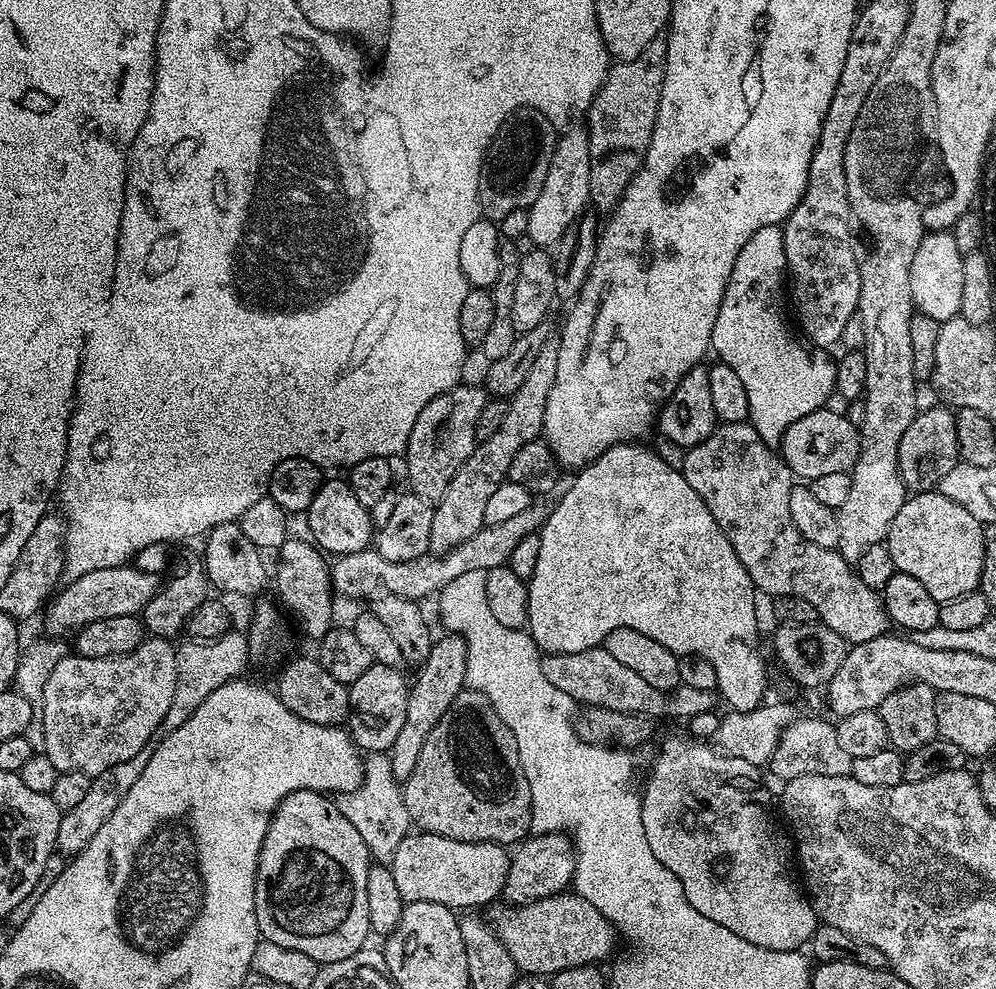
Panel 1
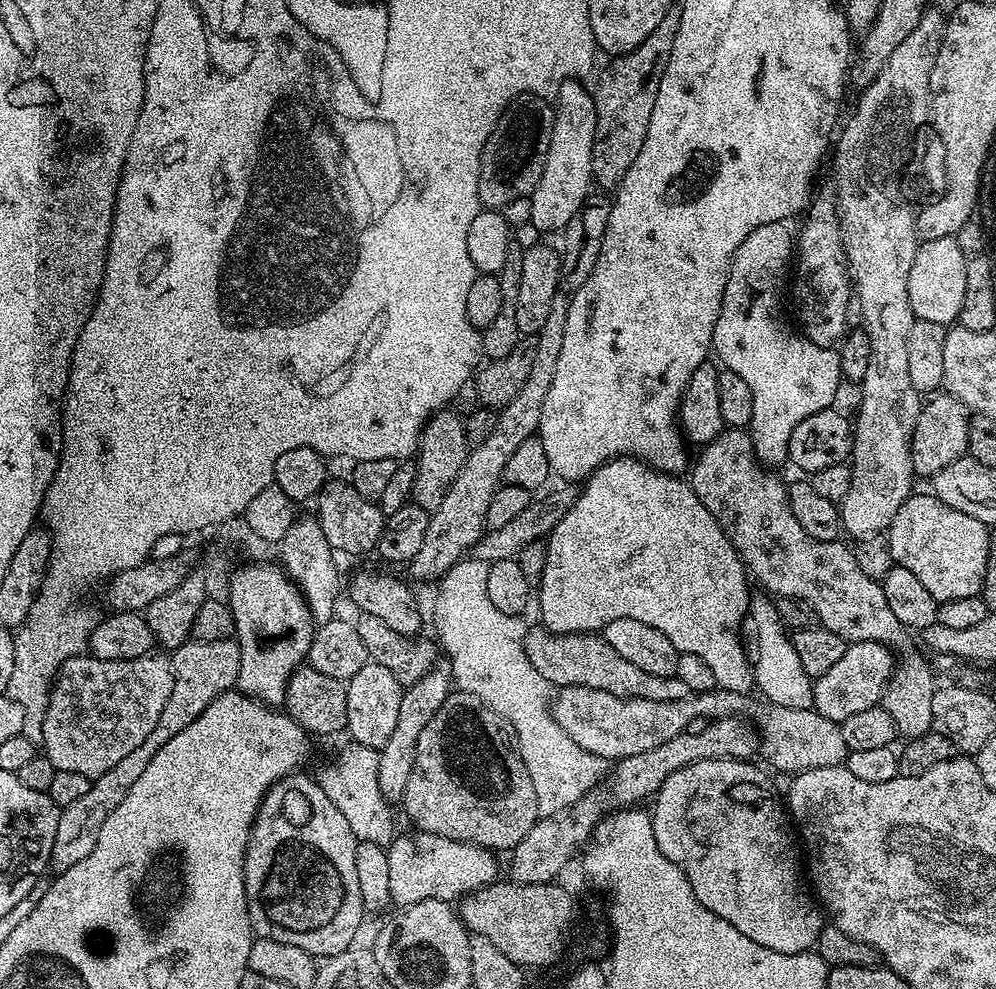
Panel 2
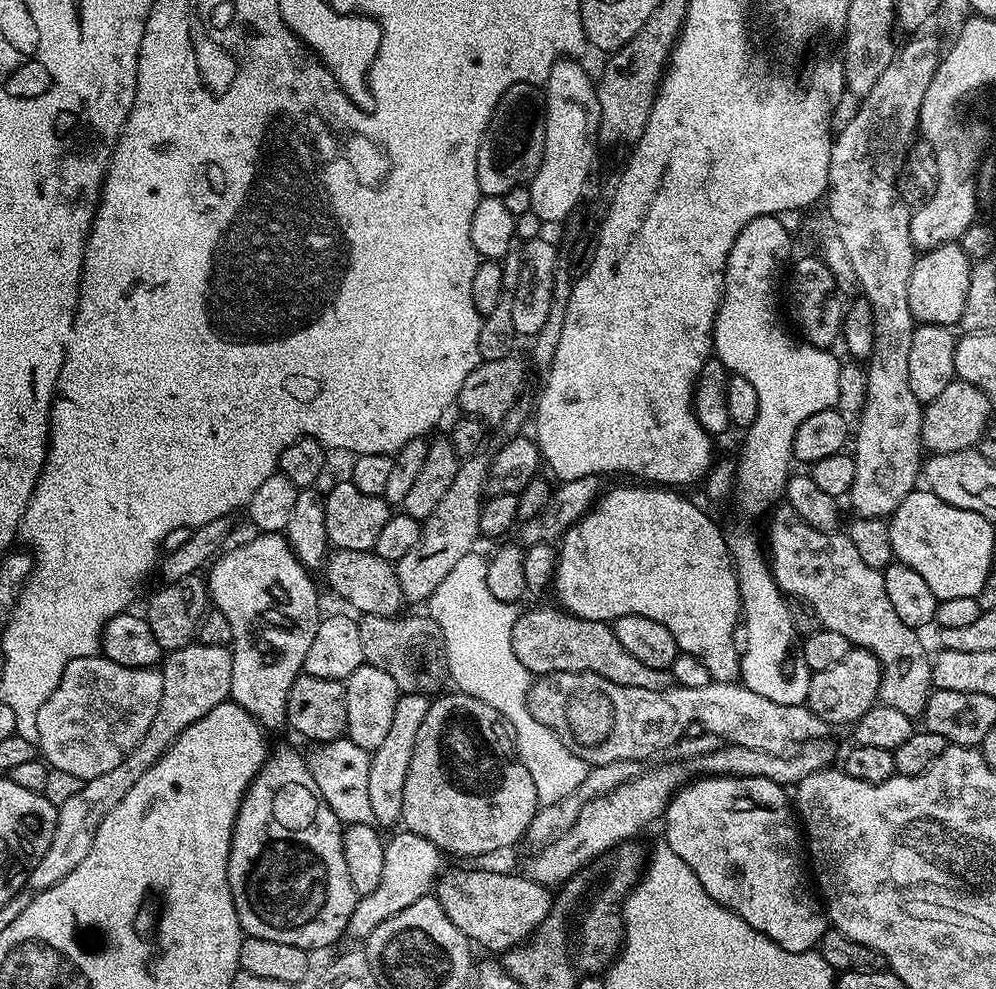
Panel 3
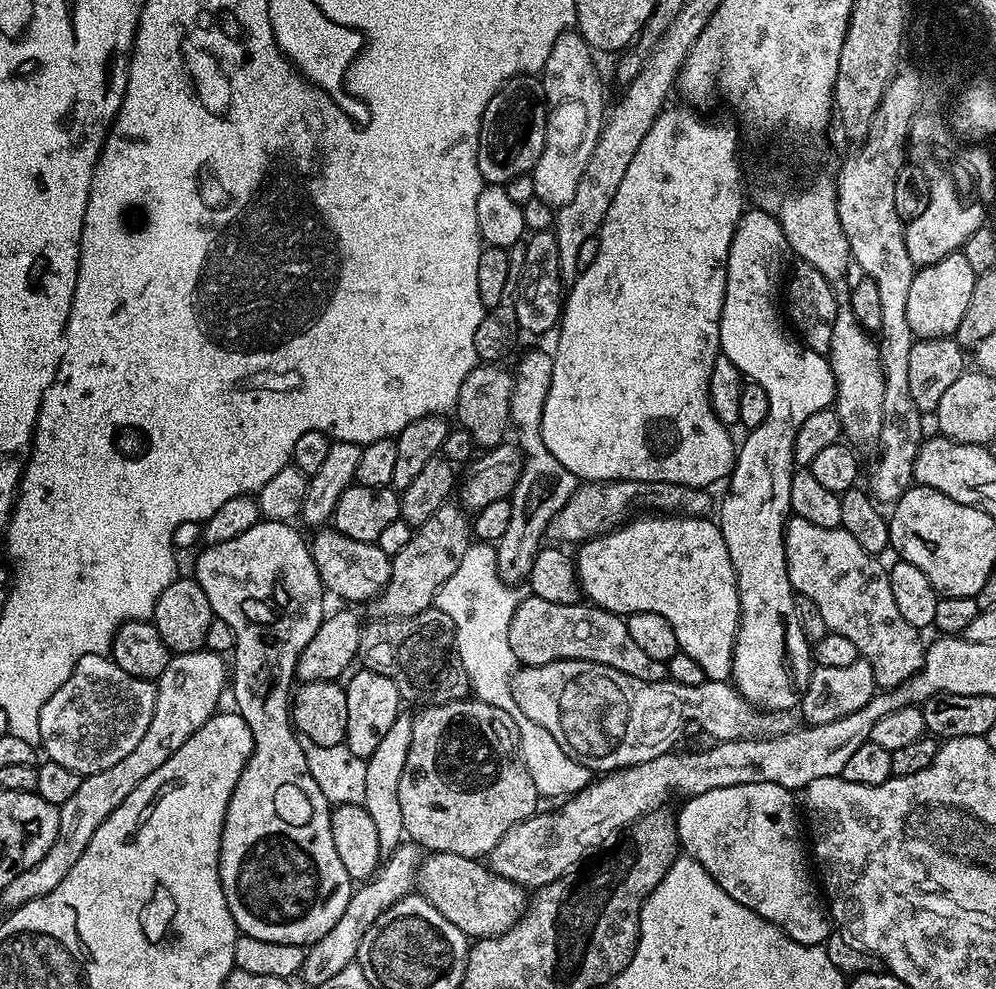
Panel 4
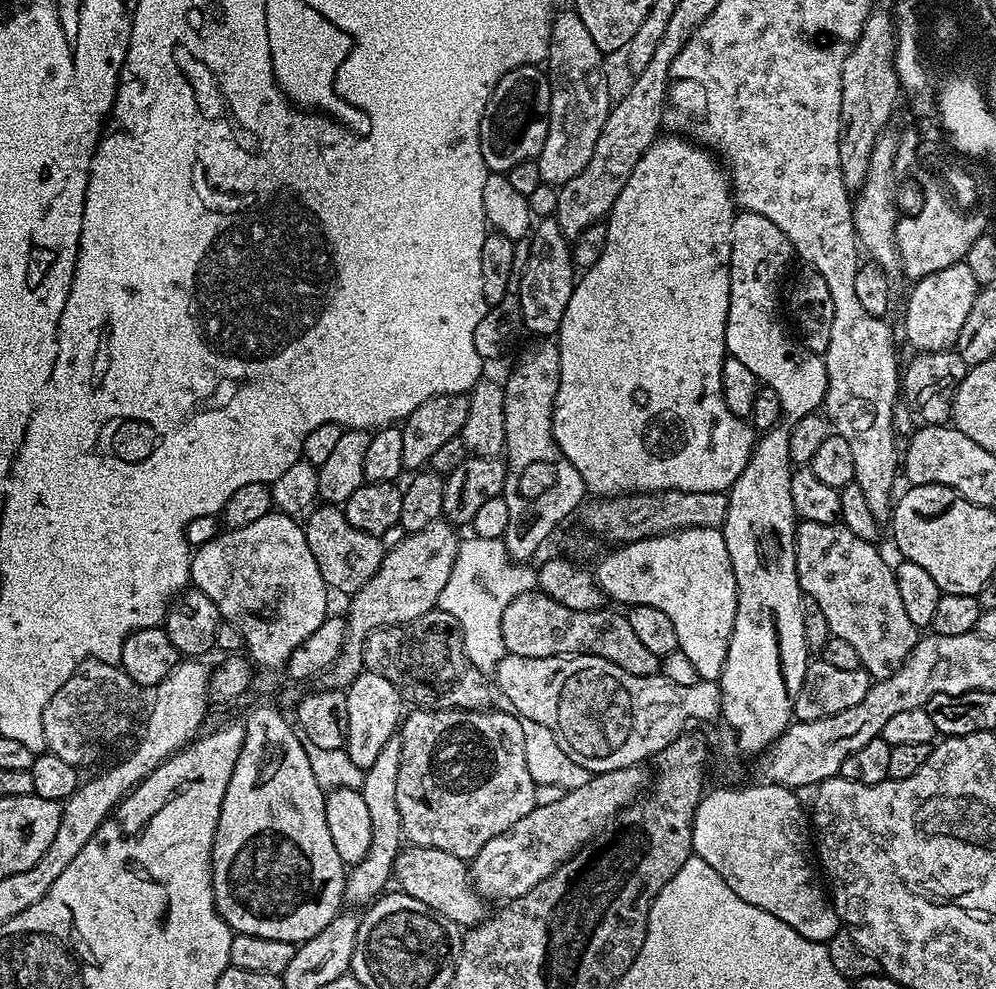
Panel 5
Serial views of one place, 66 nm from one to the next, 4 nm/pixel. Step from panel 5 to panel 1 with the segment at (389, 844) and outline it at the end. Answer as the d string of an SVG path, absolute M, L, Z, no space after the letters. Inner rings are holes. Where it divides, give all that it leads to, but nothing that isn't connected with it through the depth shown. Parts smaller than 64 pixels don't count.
M444 634L437 639L430 650L430 658L419 665L416 681L411 681L406 702L406 719L402 722L402 730L398 738L394 738L394 746L390 750L393 776L399 781L407 780L418 762L418 754L422 754L422 742L426 742L426 734L438 726L438 718L450 710L450 702L465 691L466 685L466 642L459 634Z

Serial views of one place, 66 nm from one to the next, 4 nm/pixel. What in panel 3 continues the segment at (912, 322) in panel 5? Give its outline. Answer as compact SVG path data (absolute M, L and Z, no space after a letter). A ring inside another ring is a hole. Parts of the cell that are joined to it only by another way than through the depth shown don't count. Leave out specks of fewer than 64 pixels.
M959 243L942 246L917 255L910 274L910 310L913 321L921 324L959 325L966 306L966 290L970 290L973 261L960 249Z

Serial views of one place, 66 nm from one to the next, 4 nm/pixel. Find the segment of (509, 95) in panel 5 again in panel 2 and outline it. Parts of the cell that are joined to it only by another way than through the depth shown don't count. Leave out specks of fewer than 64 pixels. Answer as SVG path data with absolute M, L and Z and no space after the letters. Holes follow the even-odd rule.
M523 92L521 96L513 98L504 107L504 113L498 118L494 130L480 155L480 177L478 178L478 198L481 205L488 210L503 210L510 202L518 198L529 198L544 173L546 154L550 150L552 137L552 121L554 108L545 97L535 92Z

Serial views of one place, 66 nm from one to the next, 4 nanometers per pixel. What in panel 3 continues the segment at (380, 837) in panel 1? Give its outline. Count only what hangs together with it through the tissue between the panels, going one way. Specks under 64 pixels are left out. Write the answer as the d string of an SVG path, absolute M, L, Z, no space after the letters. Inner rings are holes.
M347 736L321 741L313 748L315 749L310 754L307 753L306 763L318 790L322 791L323 798L334 810L335 816L345 825L371 823L373 810L370 805L370 793L367 792L371 753Z

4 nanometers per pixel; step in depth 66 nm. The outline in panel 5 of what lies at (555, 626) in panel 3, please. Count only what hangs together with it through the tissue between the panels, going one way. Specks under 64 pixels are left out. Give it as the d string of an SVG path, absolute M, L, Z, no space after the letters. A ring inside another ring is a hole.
M539 590L518 594L518 598L514 598L502 614L504 651L526 658L590 654L606 658L614 662L614 666L622 666L626 674L657 675L662 668L661 657L650 654L642 638L634 634L634 626L630 626L623 611L608 611L607 607L598 610L569 610Z

